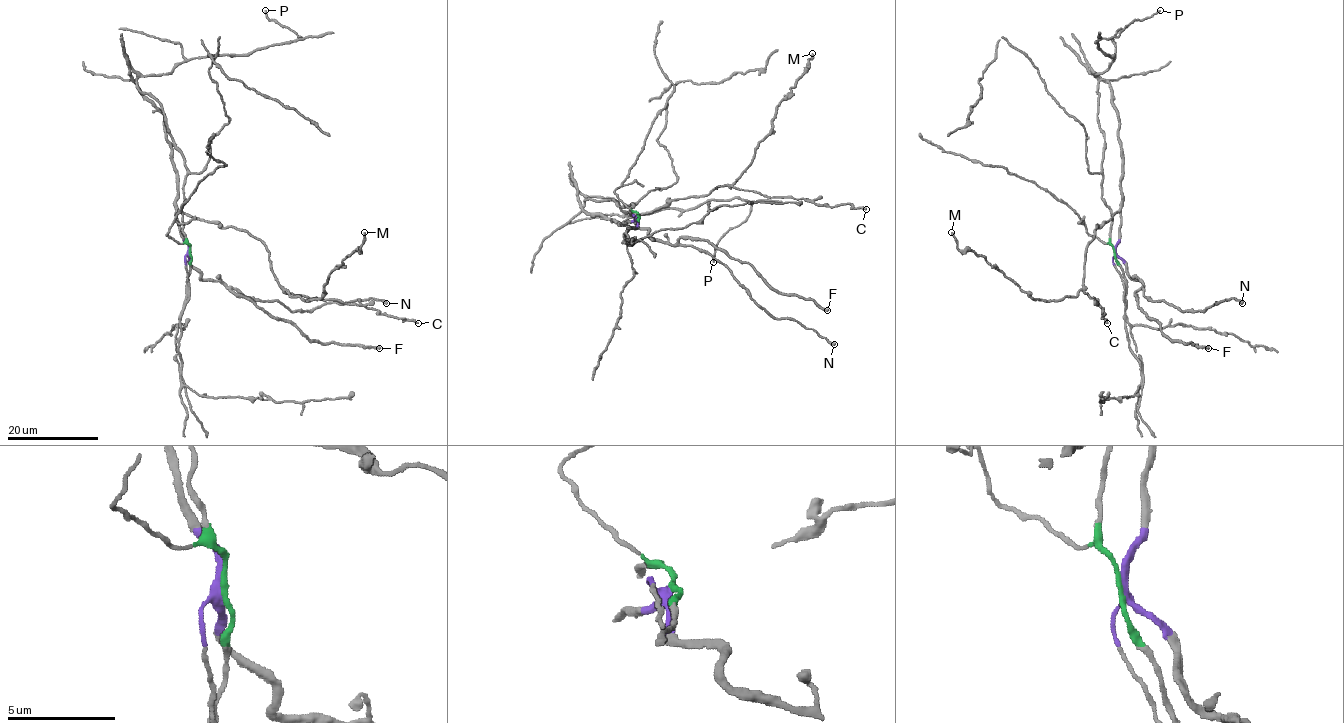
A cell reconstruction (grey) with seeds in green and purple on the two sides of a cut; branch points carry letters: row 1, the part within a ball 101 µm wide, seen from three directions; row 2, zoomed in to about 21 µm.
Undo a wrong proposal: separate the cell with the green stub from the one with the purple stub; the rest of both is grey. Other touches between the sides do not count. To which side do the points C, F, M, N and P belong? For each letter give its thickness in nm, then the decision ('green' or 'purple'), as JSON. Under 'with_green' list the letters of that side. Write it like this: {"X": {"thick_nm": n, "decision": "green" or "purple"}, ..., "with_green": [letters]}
{"C": {"thick_nm": 180, "decision": "purple"}, "F": {"thick_nm": 340, "decision": "purple"}, "M": {"thick_nm": 190, "decision": "purple"}, "N": {"thick_nm": 360, "decision": "purple"}, "P": {"thick_nm": 150, "decision": "green"}, "with_green": ["P"]}

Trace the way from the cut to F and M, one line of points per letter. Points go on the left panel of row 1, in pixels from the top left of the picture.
F: (189, 251), (189, 263), (203, 280), (220, 281), (273, 316), (290, 321), (309, 339), (380, 348)
M: (189, 251), (177, 211), (258, 238), (283, 288), (309, 300), (318, 299), (327, 276), (359, 250), (364, 232)

